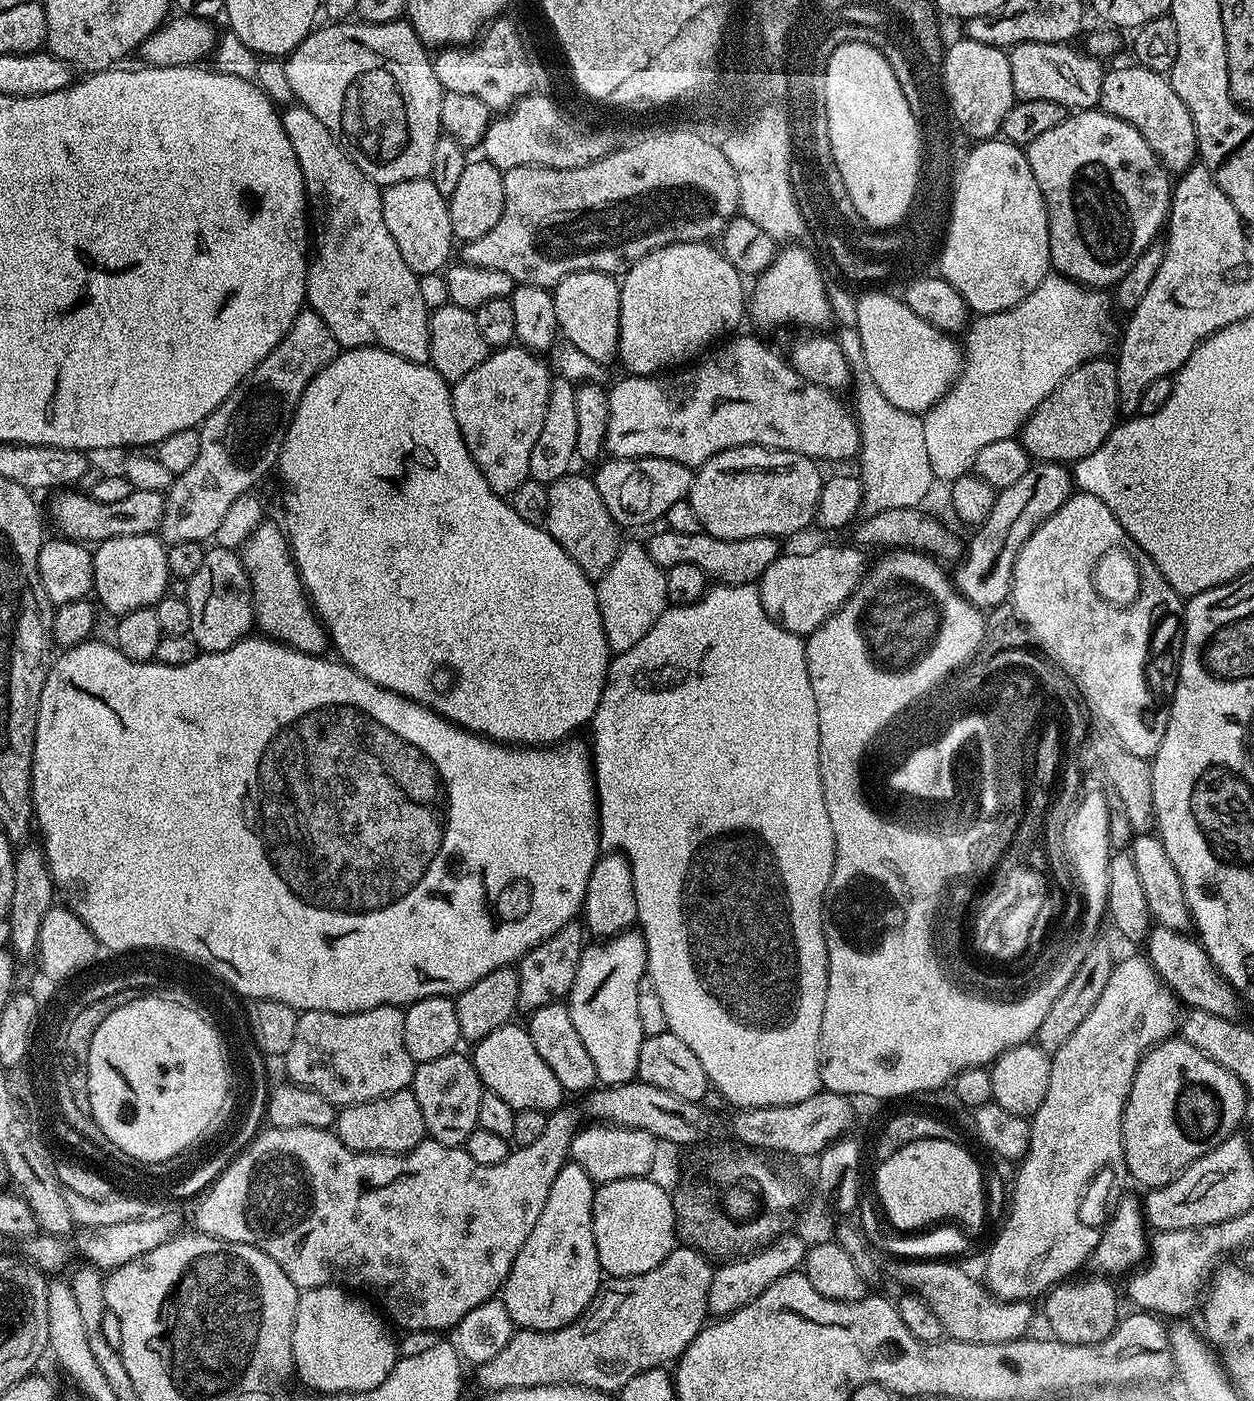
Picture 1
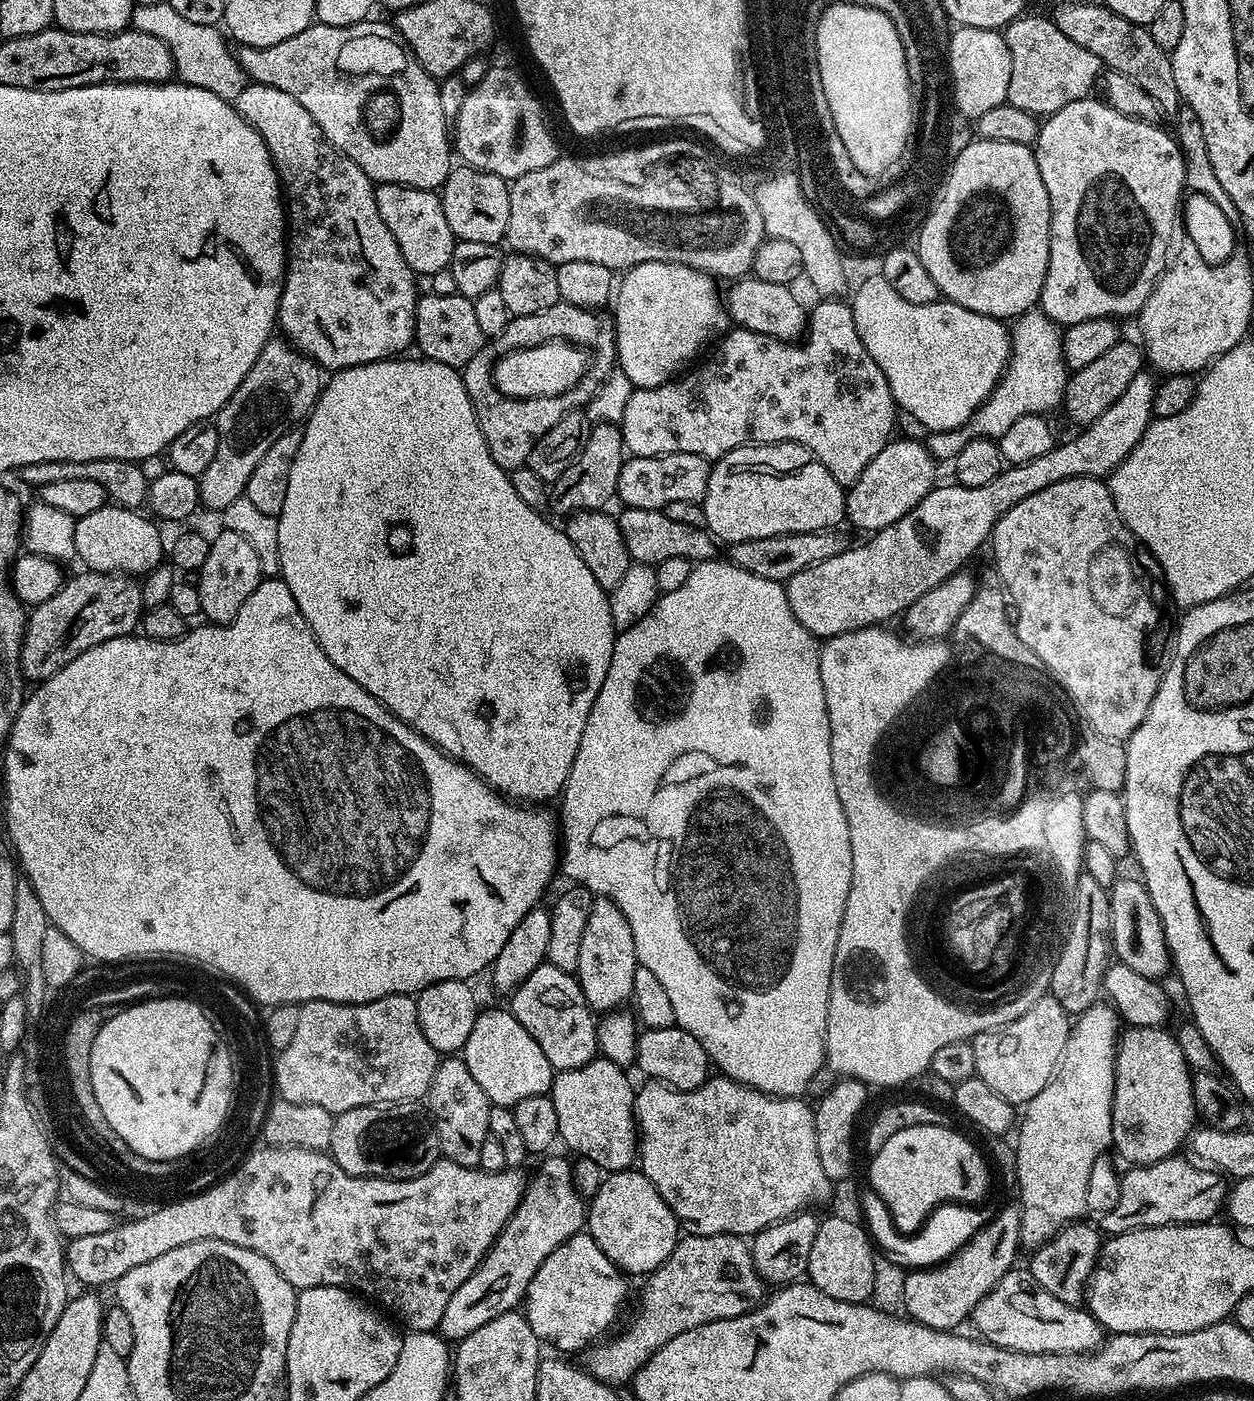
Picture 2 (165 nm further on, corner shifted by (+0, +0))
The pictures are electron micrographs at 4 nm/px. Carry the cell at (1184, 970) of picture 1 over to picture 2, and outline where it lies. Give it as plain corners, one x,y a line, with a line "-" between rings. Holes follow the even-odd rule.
1121,875
1108,889
1112,950
1115,959
1130,966
1134,974
1142,974
1146,978
1159,981
1164,978
1160,976
1166,975
1167,972
1169,975
1172,956
1168,952
1166,934
1162,930
1158,910
1154,910
1154,902
1150,902
1150,894
1143,879
1133,876

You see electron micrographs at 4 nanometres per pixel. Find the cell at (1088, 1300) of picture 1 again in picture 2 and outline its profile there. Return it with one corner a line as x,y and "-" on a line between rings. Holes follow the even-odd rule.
1069,1222
1059,1228
1046,1243
1031,1253
1032,1261
1027,1261
1026,1264
1038,1286
1042,1286
1042,1290
1050,1290
1054,1298
1073,1306
1079,1305
1085,1299
1086,1289
1102,1247
1101,1233
1095,1227
1092,1229
1084,1223

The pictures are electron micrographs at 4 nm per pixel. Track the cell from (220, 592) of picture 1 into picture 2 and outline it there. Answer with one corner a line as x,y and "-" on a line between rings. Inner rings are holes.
223,530
217,532
216,537
211,537
210,554
206,554
206,562
199,570
195,585
200,599
200,616
210,624
229,624
234,614
242,610
242,602
254,594
262,577
258,557
254,555
250,542
242,538
242,534

